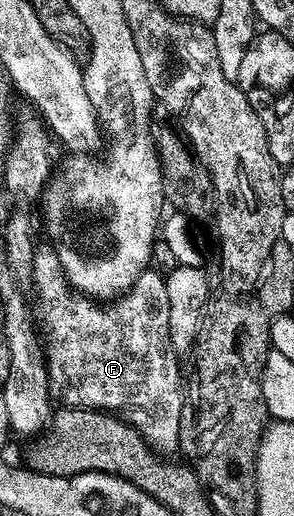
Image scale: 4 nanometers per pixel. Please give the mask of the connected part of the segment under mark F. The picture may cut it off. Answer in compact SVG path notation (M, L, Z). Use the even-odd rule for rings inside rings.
M42 245L35 253L34 288L42 299L42 313L50 330L48 370L51 392L57 398L59 395L67 407L89 407L95 411L111 412L135 427L151 447L164 453L177 452L184 375L178 372L179 356L170 348L165 278L157 270L147 269L129 288L111 298L111 303L97 303L97 298L79 290L71 282L57 250L53 246Z

